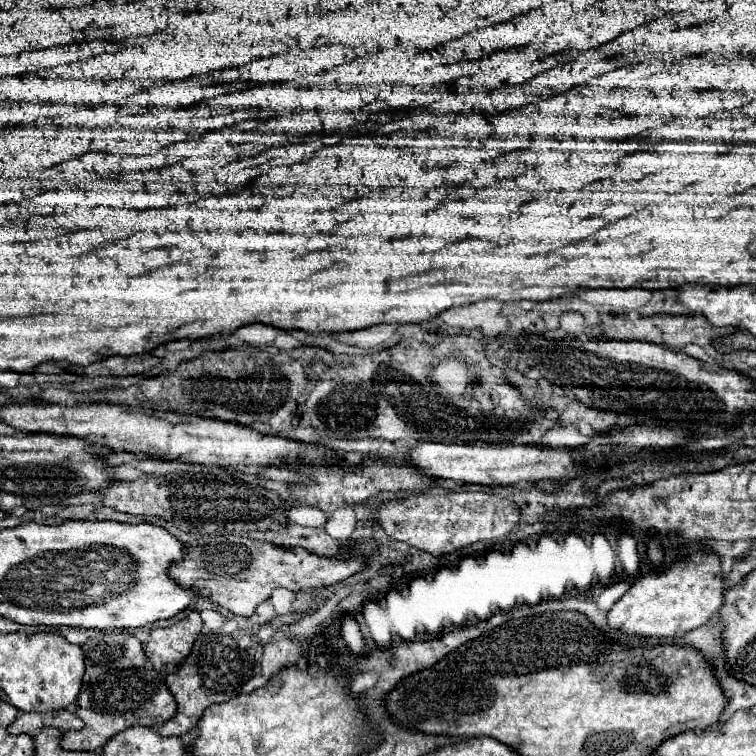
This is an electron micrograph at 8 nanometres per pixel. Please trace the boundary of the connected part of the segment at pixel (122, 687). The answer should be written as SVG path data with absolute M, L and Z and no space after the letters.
M132 667L124 671L104 673L96 681L82 687L78 695L76 715L86 723L82 731L68 731L62 747L68 751L100 751L110 737L136 725L158 727L176 715L176 699L166 687L164 675L154 667Z

